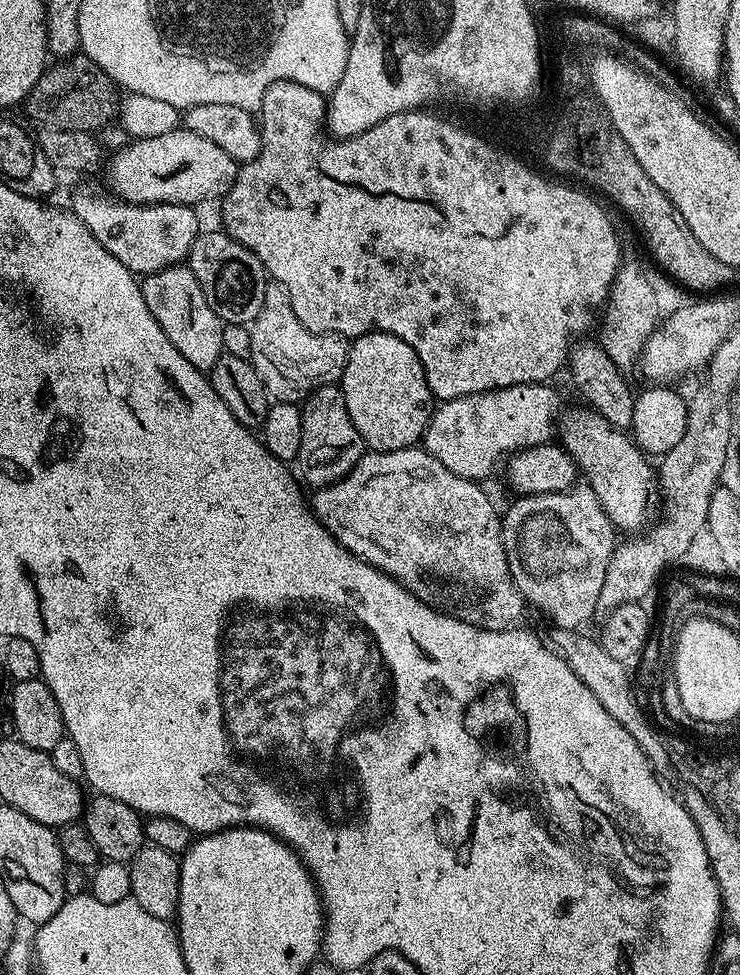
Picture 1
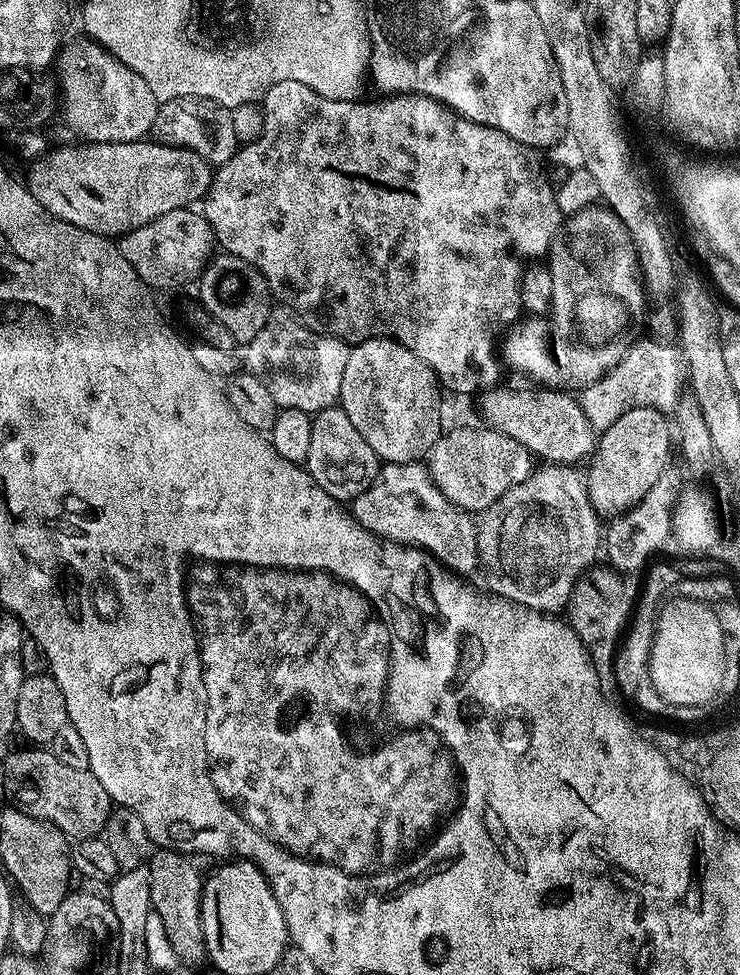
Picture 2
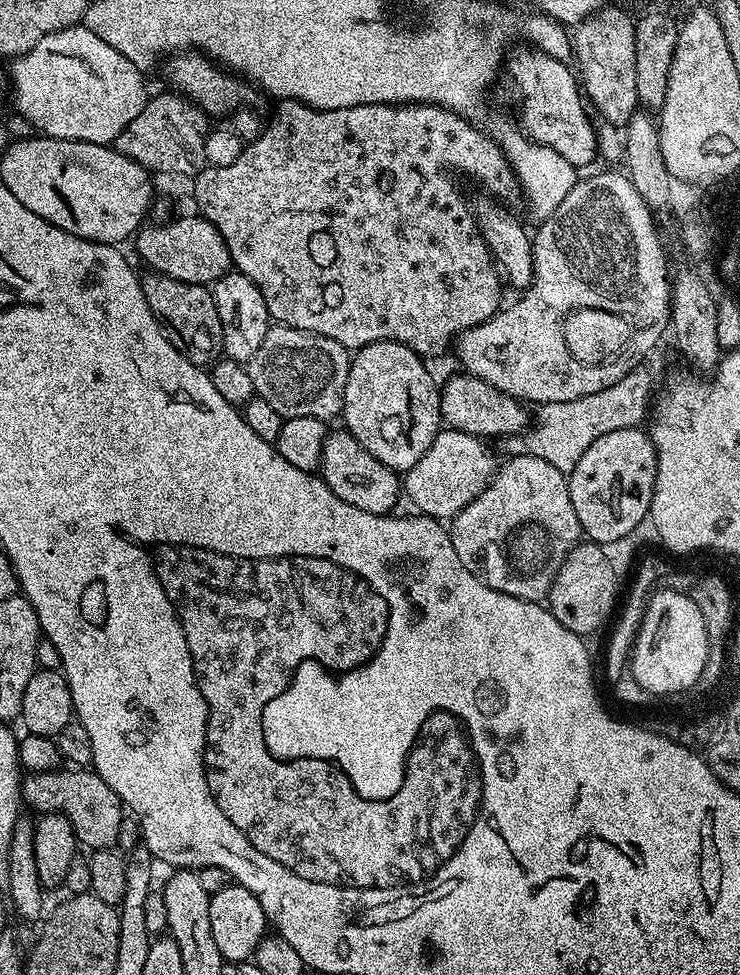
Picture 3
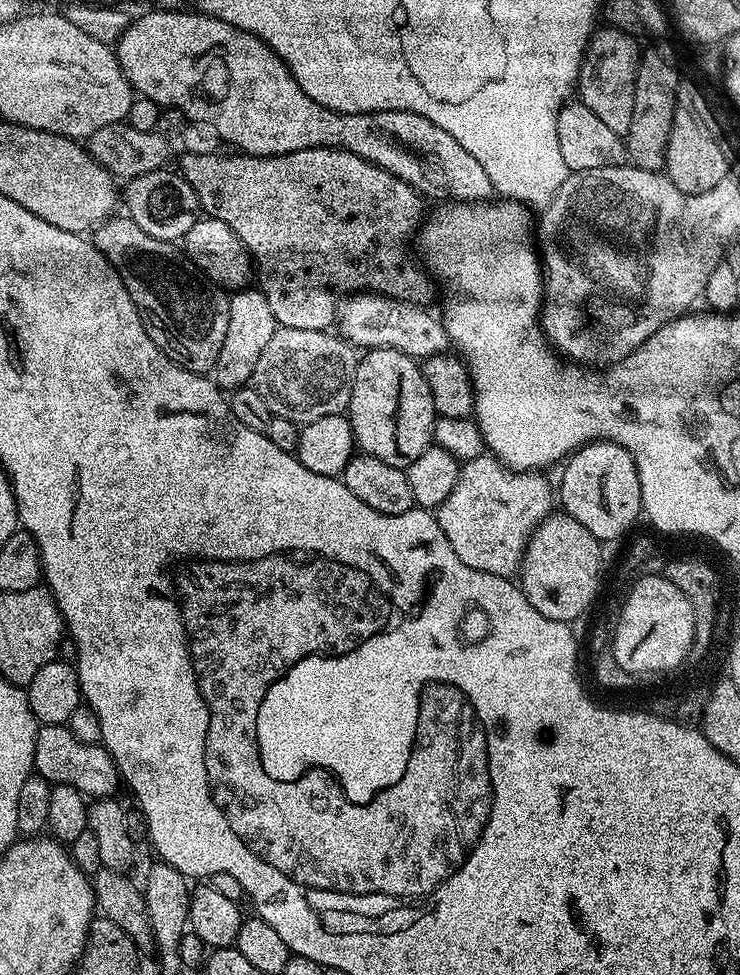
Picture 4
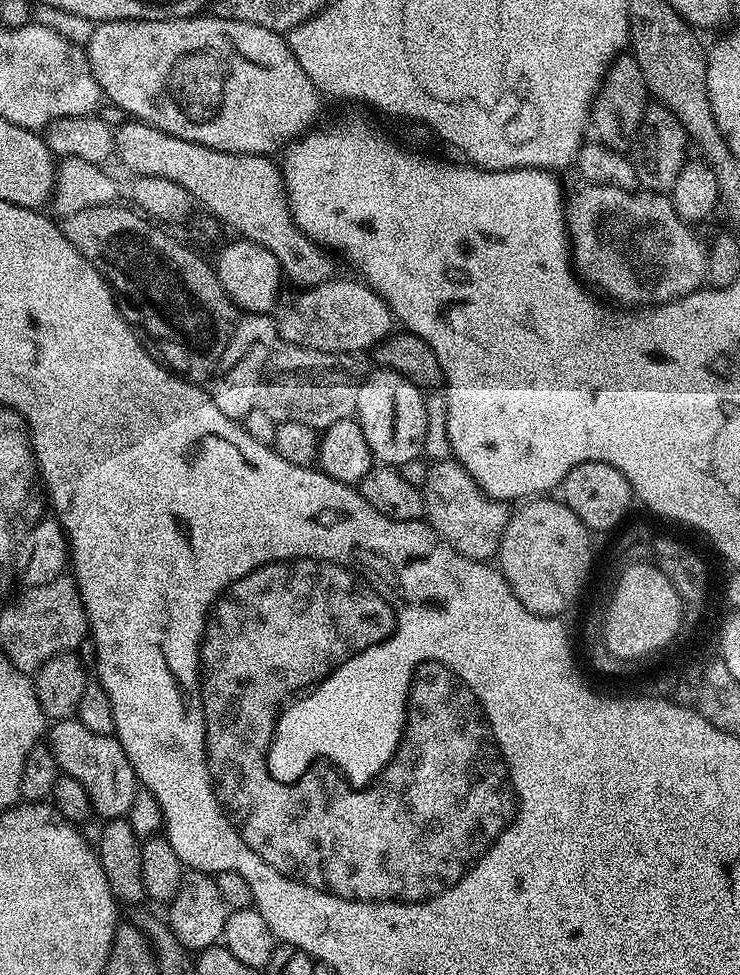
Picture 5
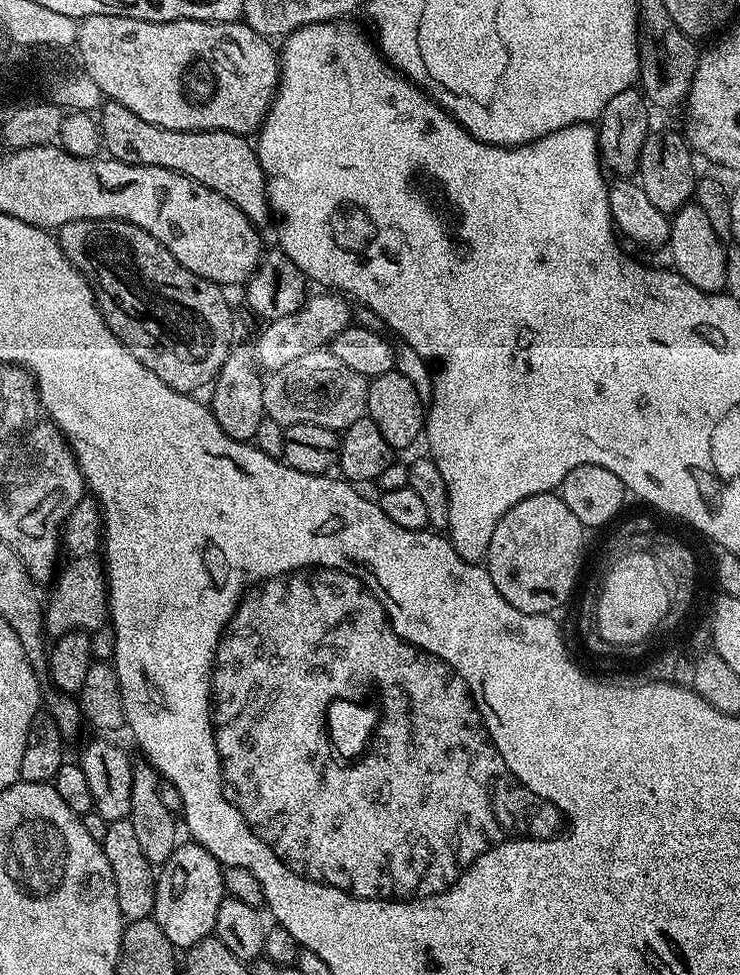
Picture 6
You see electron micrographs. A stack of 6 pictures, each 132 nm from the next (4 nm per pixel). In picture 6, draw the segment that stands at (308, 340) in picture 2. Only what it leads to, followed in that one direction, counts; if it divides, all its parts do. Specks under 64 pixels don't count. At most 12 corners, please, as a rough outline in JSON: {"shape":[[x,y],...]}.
{"shape":[[319,350],[264,381],[265,417],[343,430],[368,380]]}

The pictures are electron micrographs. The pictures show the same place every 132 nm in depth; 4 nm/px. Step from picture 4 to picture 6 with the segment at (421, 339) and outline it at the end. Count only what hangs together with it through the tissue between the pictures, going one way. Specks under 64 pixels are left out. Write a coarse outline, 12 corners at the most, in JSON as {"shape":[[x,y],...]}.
{"shape":[[337,293],[307,297],[269,321],[257,342],[261,369],[329,345],[351,325]]}

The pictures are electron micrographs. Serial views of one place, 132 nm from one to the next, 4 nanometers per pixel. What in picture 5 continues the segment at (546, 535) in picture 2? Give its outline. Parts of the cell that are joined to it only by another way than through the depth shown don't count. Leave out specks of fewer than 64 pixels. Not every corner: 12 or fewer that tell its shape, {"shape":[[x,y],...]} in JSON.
{"shape":[[454,458],[428,464],[426,523],[491,561],[510,508]]}

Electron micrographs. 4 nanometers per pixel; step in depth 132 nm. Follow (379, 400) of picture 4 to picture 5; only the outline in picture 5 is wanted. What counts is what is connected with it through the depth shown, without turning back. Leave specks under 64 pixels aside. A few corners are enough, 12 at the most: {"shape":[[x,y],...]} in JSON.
{"shape":[[389,368],[360,380],[355,420],[381,465],[421,459],[425,393]]}

